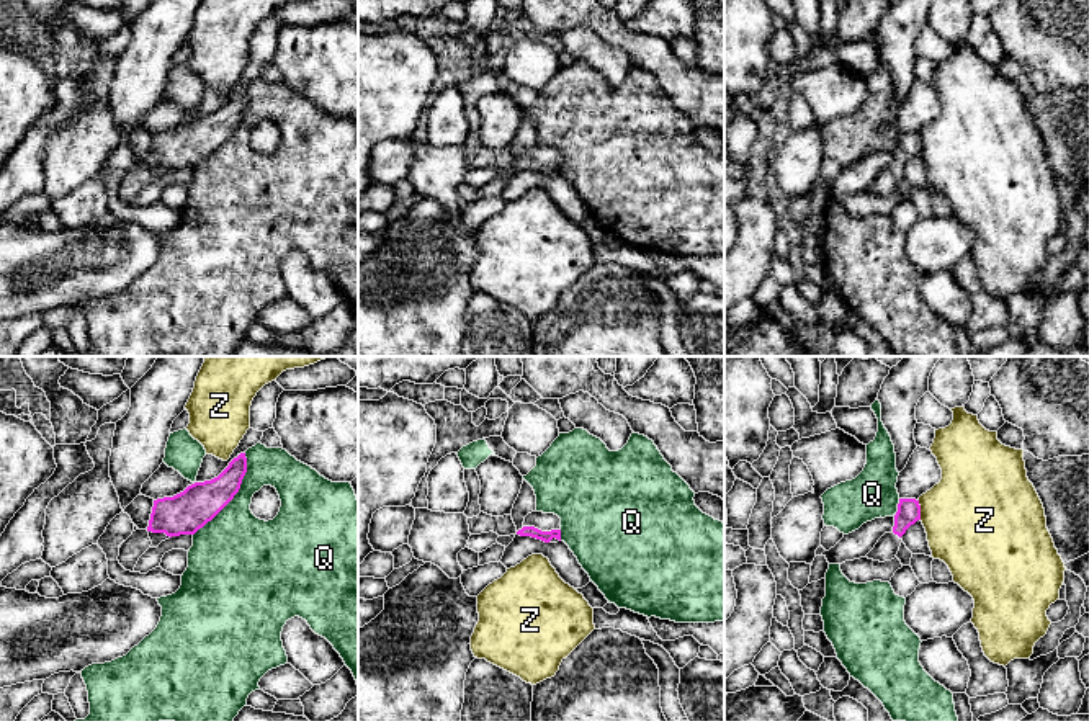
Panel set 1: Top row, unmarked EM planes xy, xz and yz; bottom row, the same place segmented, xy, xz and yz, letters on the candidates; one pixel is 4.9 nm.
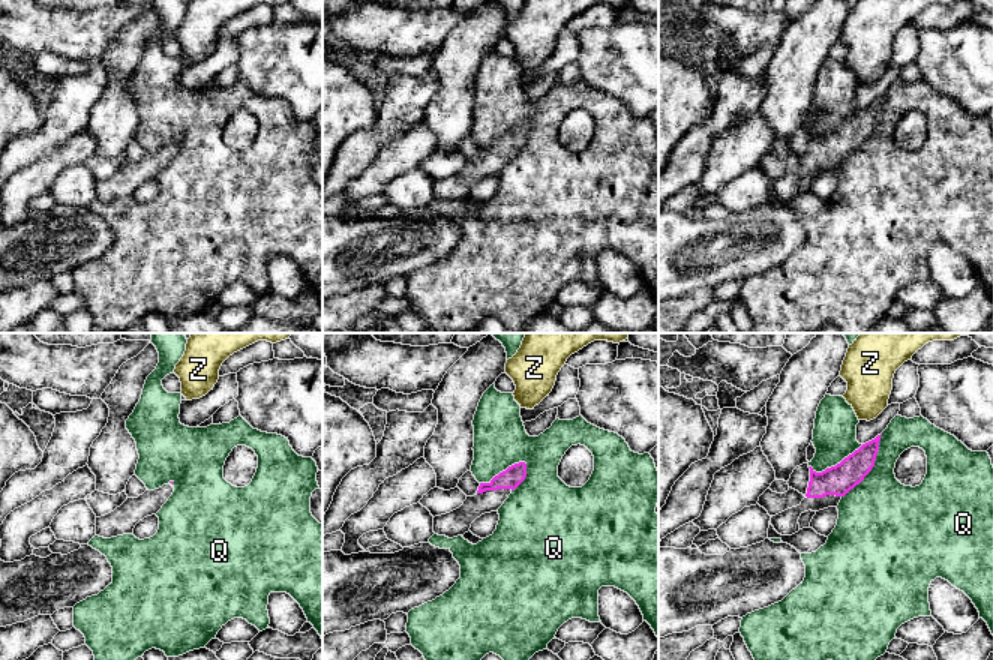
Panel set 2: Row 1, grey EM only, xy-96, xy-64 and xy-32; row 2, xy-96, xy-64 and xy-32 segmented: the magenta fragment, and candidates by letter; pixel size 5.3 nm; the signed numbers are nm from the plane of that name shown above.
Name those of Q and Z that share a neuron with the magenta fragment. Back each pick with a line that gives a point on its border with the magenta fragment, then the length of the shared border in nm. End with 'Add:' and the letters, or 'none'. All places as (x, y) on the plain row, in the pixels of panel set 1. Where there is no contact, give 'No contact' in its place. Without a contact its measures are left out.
Add: none

